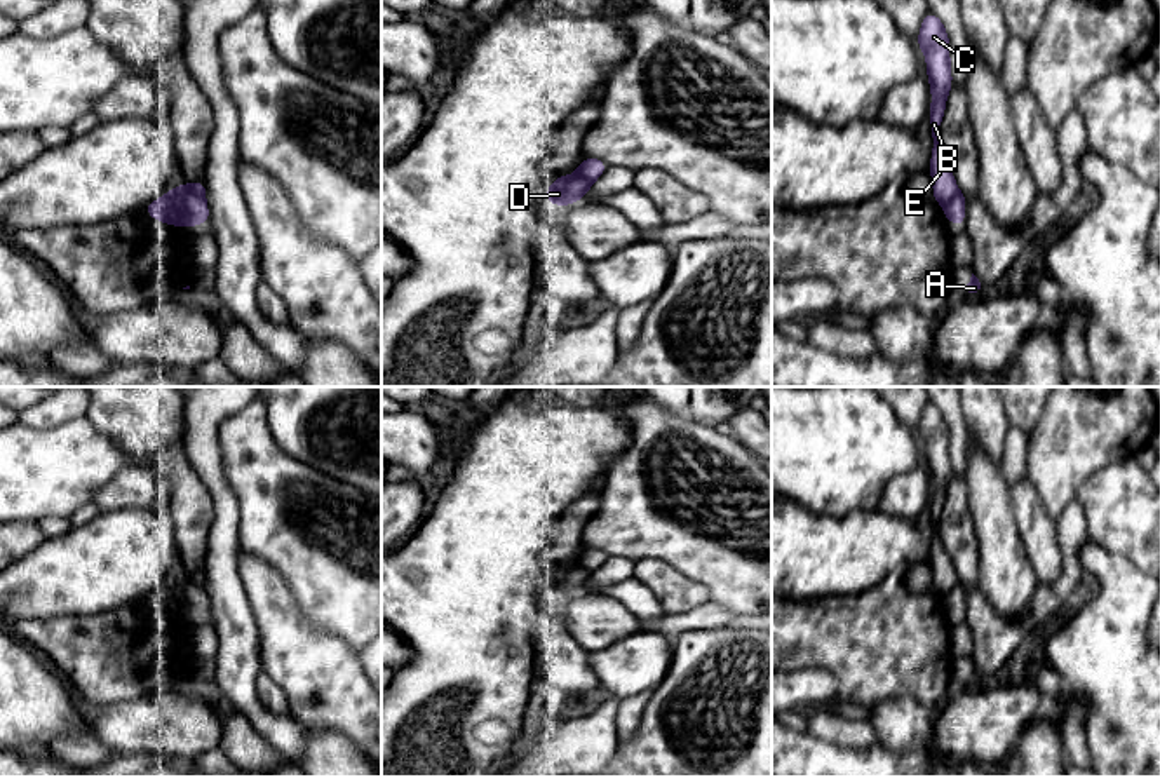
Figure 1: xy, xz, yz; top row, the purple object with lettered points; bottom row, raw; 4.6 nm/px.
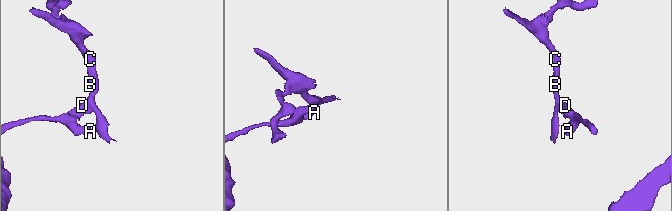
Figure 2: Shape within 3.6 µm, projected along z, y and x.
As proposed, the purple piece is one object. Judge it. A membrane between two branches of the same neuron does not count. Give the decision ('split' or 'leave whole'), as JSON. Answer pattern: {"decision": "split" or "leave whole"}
{"decision": "split"}

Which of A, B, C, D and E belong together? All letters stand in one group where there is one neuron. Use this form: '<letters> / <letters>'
A D / B C E

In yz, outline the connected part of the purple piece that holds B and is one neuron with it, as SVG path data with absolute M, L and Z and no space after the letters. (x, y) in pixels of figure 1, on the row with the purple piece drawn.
M927 12L921 21L921 33L916 40L925 51L928 82L932 87L930 127L934 138L930 174L934 181L934 195L942 207L946 207L958 193L951 167L939 146L939 127L946 110L946 98L953 85L949 66L949 40L941 19L934 12Z

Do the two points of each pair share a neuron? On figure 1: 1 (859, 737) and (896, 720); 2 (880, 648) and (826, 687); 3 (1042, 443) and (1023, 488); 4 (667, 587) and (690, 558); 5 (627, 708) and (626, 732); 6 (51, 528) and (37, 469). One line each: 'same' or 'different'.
1: different
2: different
3: different
4: different
5: same
6: different

